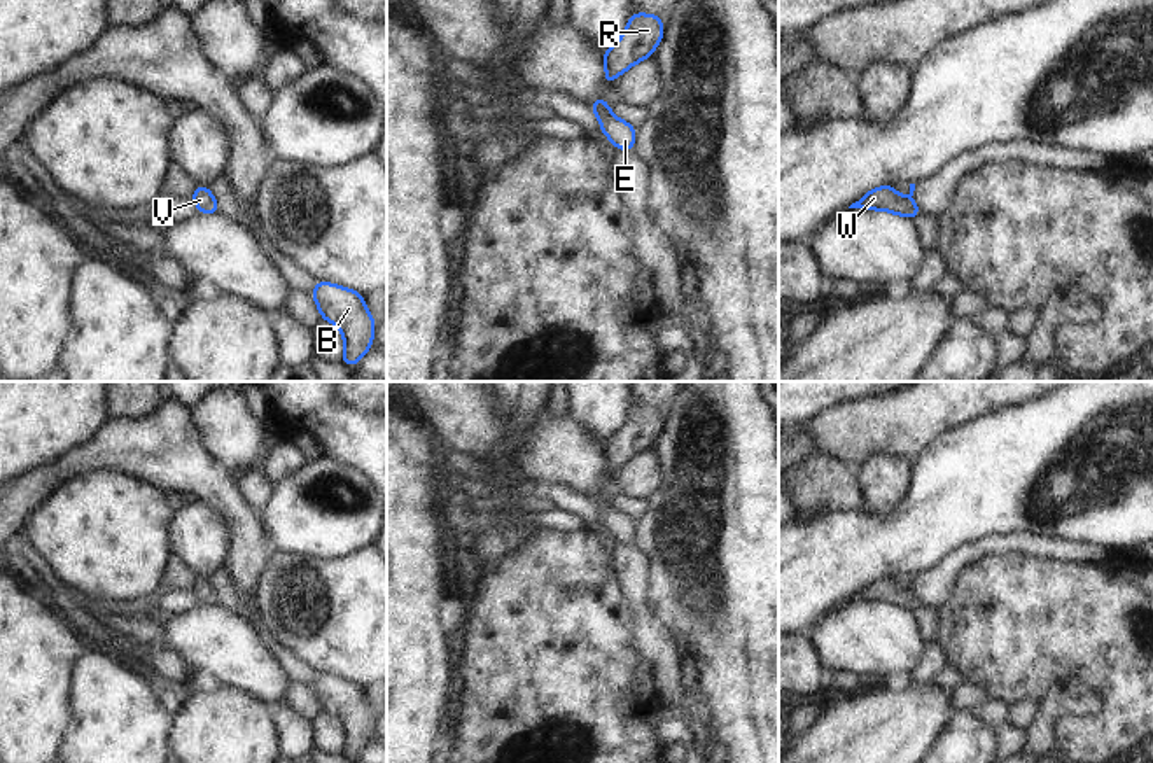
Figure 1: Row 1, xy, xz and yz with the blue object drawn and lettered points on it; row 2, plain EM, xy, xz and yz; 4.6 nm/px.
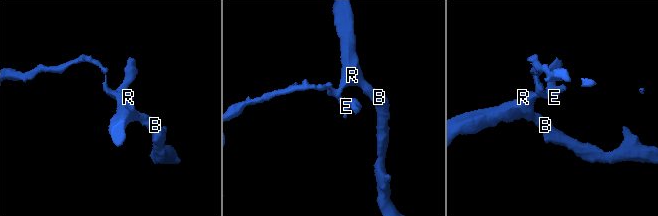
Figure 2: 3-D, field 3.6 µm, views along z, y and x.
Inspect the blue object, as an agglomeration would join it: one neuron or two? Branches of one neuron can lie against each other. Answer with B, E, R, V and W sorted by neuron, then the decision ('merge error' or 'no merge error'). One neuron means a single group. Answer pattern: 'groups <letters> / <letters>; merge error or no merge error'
groups B E R V W; no merge error

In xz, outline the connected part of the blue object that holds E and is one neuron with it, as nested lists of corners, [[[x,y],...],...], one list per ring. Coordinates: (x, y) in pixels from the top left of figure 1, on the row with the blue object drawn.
[[[604,96],[588,105],[600,121],[602,133],[616,145],[618,150],[633,150],[635,128],[611,114],[609,103]]]

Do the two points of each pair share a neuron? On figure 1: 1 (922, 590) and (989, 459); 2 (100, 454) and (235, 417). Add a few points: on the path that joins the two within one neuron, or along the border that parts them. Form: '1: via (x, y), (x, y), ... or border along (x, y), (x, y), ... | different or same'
1: border along (970, 543), (949, 552), (935, 566), (914, 574) | different
2: border along (189, 408), (189, 419), (200, 443), (219, 462) | different

